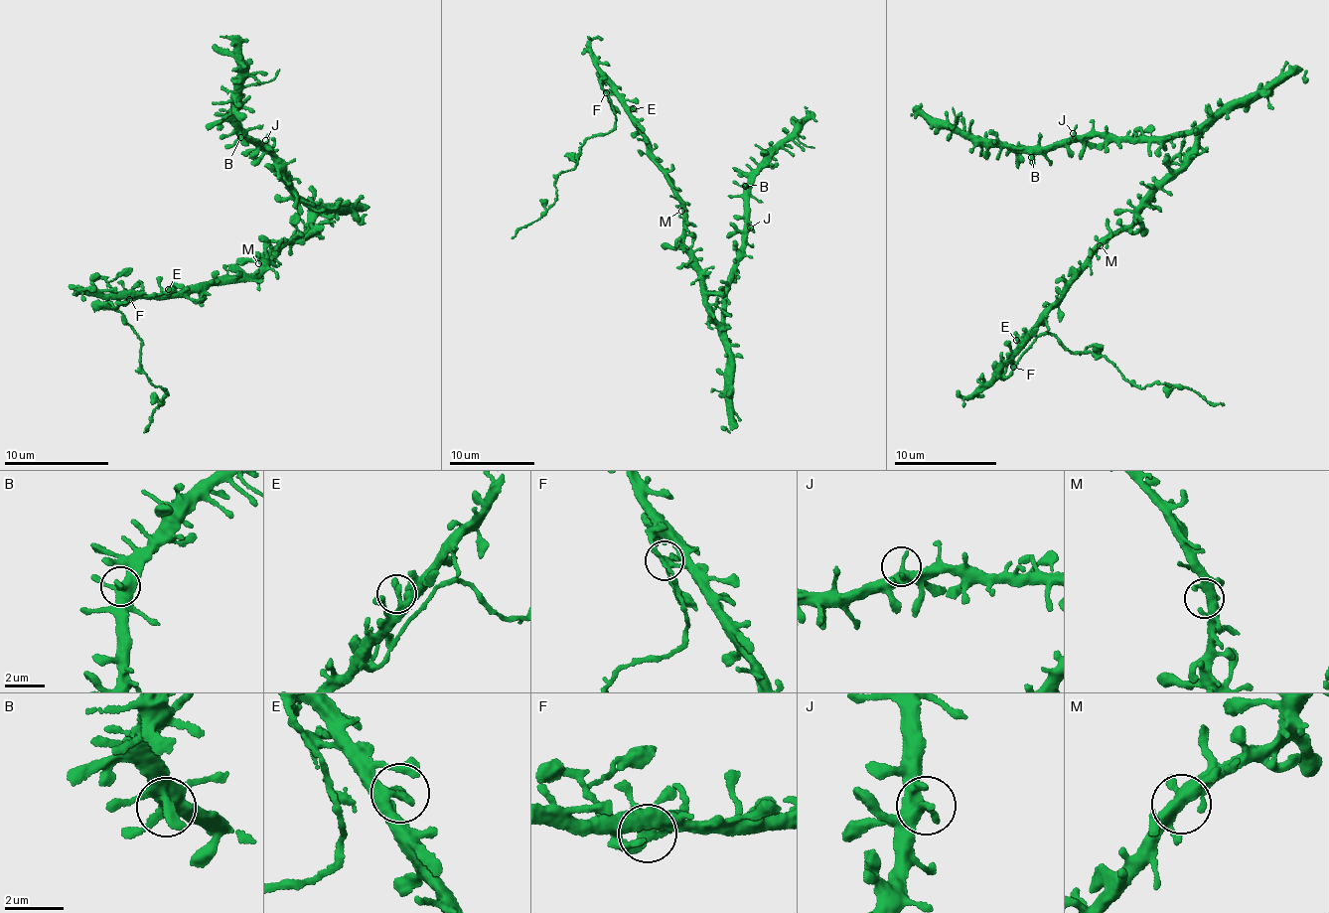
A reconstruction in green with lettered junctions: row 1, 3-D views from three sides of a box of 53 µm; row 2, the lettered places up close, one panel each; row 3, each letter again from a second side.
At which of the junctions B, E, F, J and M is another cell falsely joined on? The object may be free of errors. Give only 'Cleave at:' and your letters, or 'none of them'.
Cleave at: F

